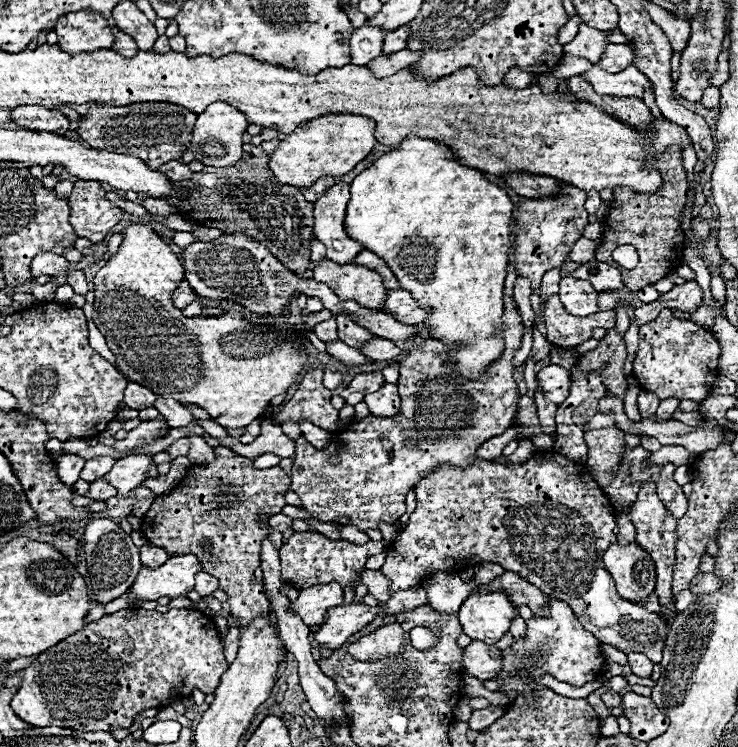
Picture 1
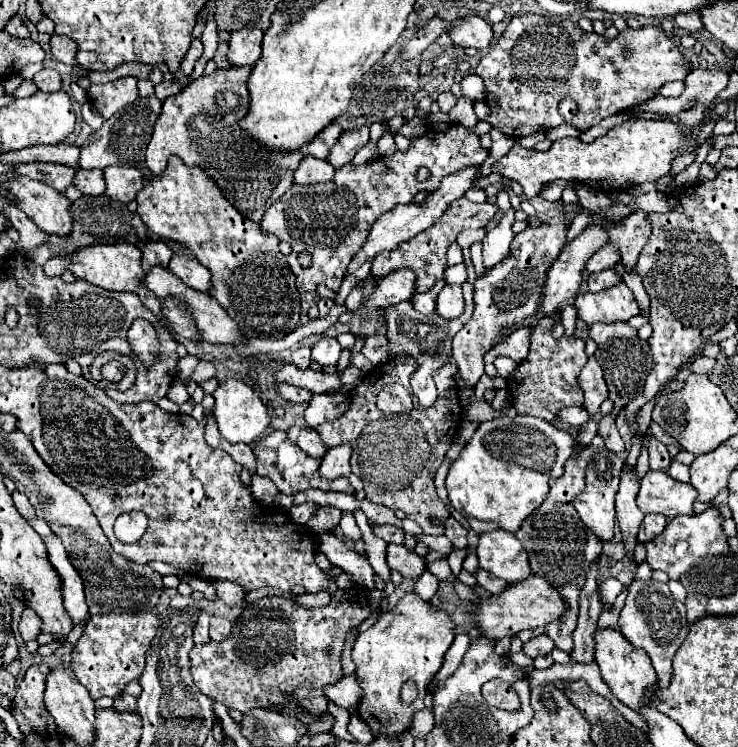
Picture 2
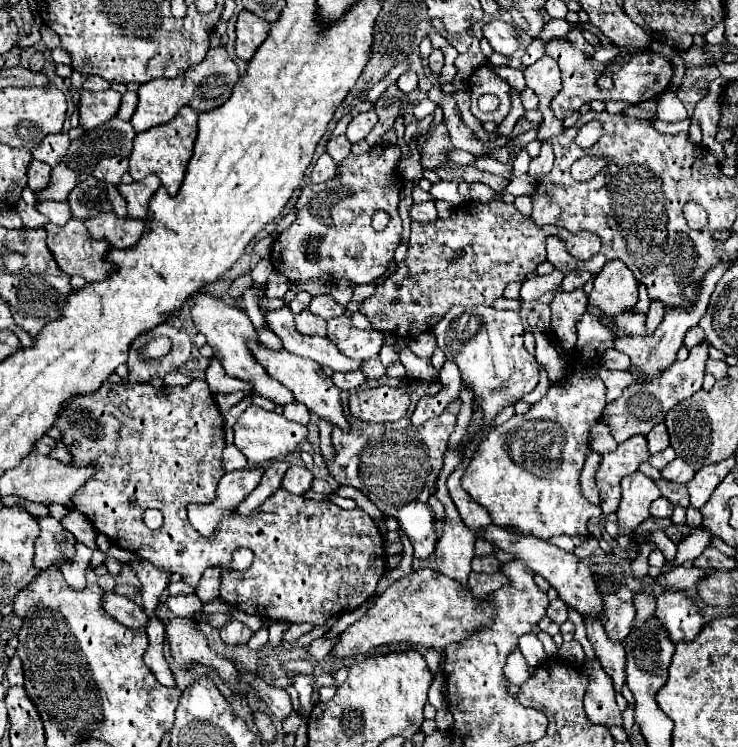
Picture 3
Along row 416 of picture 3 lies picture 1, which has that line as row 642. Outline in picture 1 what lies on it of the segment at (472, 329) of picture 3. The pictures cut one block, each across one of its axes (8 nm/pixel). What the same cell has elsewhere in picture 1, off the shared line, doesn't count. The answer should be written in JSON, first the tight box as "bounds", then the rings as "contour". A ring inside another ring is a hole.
{"bounds":[458,592,516,644],"contour":[[[502,592],[472,594],[464,600],[458,618],[462,622],[464,634],[472,640],[496,644],[510,628],[516,608],[510,604],[508,596]]]}

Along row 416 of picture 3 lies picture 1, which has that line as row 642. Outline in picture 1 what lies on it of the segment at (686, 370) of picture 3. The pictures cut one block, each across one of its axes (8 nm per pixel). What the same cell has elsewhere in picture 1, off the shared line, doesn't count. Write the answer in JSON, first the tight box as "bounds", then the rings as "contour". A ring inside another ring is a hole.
{"bounds":[382,452,668,662],"contour":[[[534,452],[530,460],[522,464],[498,464],[488,460],[472,462],[468,468],[440,466],[416,484],[416,510],[410,514],[408,524],[400,530],[398,538],[386,550],[386,562],[382,572],[392,580],[390,594],[396,590],[408,590],[418,586],[434,572],[456,572],[460,566],[476,566],[480,562],[496,562],[504,570],[512,570],[522,578],[528,578],[534,586],[540,586],[550,598],[558,598],[570,604],[580,624],[590,630],[602,644],[610,644],[626,654],[640,652],[652,662],[662,660],[664,640],[668,624],[656,614],[632,604],[616,594],[614,580],[604,568],[602,556],[612,542],[616,542],[616,516],[606,502],[606,496],[586,466],[564,458],[558,452]],[[536,474],[548,486],[536,486]]]}

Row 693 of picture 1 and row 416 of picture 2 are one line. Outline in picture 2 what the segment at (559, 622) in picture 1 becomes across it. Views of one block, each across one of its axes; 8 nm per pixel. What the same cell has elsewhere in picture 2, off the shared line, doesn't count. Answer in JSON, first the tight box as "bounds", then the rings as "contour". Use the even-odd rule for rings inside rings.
{"bounds":[446,416,574,534],"contour":[[[500,416],[490,422],[482,422],[474,436],[468,440],[458,460],[450,466],[446,476],[446,490],[452,506],[468,520],[470,528],[478,534],[492,532],[496,528],[516,532],[520,524],[540,508],[548,496],[548,480],[560,478],[564,474],[564,464],[572,456],[574,436],[566,430],[556,428],[554,424],[534,418],[534,416]]]}

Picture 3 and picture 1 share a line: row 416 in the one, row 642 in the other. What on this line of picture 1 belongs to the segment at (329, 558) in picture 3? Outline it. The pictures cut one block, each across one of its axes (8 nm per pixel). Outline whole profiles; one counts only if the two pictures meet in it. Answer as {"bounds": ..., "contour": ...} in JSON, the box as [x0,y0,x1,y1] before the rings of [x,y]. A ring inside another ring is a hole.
{"bounds":[12,608,228,730],"contour":[[[124,608],[84,626],[84,630],[48,648],[32,662],[24,676],[20,692],[12,698],[12,710],[30,726],[60,726],[70,730],[116,730],[128,728],[136,714],[148,708],[166,708],[174,700],[192,696],[194,690],[210,694],[216,690],[220,676],[228,668],[222,654],[222,640],[214,618],[200,610],[172,608],[168,612]]]}

